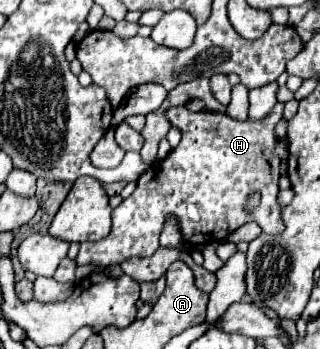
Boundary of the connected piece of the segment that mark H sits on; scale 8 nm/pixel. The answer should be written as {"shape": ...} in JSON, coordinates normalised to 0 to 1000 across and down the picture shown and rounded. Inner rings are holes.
{"shape":[[[866,295],[853,307],[853,318],[834,330],[834,341],[816,352],[809,347],[728,347],[728,341],[716,341],[716,330],[653,324],[653,318],[597,324],[578,307],[534,307],[522,318],[522,335],[528,335],[534,358],[566,370],[566,381],[572,381],[566,410],[516,456],[478,467],[434,507],[428,542],[397,570],[384,570],[372,593],[353,599],[347,668],[316,691],[253,696],[253,713],[241,731],[241,759],[291,759],[297,777],[322,777],[328,765],[372,759],[409,736],[478,731],[497,708],[497,668],[503,668],[509,633],[528,610],[559,628],[578,691],[609,708],[647,702],[653,679],[672,691],[697,691],[697,685],[709,685],[709,673],[722,673],[734,656],[747,656],[772,633],[809,639],[822,668],[841,668],[841,673],[866,673],[866,668],[891,662],[891,639],[878,633],[884,593],[866,576],[878,456],[859,444],[859,421],[872,410],[872,398],[859,387],[859,358],[884,335],[884,295]],[[784,547],[809,547],[822,570],[816,570],[816,587],[803,593],[803,605],[784,622],[772,622],[772,610],[759,605],[759,576],[772,570],[772,559]]]}

